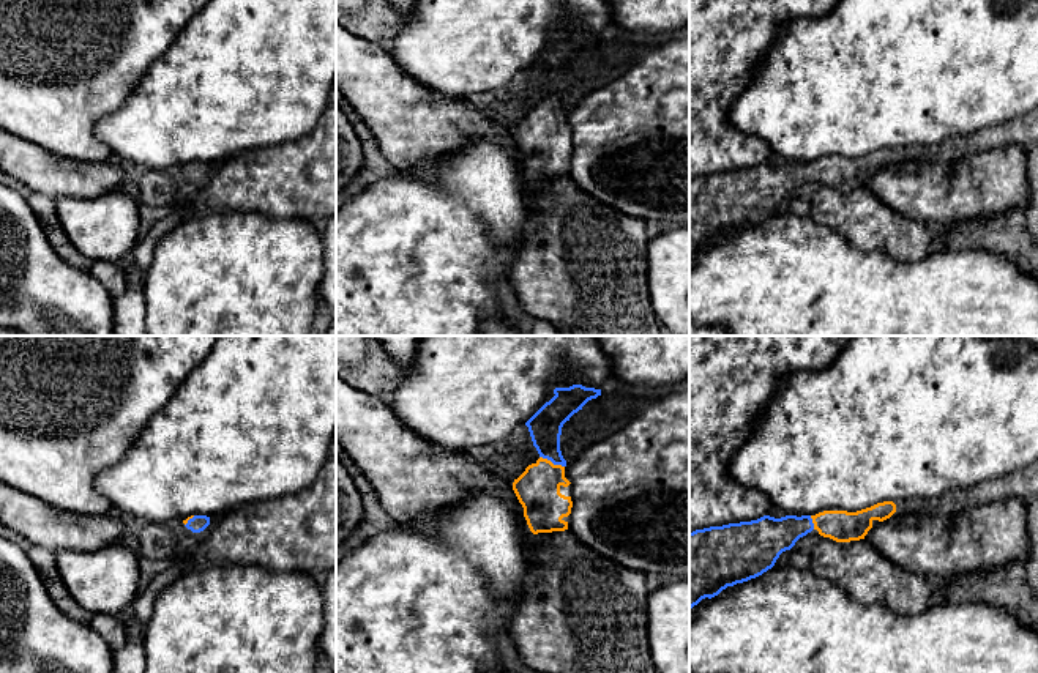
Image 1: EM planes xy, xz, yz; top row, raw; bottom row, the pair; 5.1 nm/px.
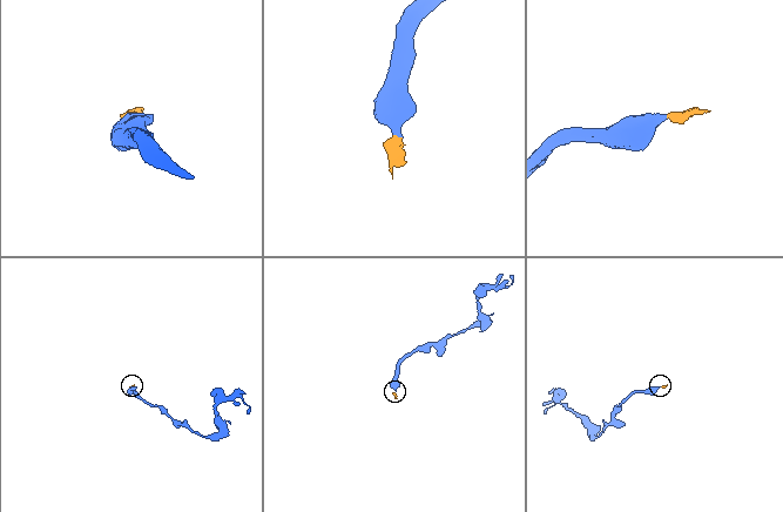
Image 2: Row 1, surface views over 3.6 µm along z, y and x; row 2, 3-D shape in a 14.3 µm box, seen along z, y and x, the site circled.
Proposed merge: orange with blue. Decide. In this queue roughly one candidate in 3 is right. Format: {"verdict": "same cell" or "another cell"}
{"verdict": "same cell"}

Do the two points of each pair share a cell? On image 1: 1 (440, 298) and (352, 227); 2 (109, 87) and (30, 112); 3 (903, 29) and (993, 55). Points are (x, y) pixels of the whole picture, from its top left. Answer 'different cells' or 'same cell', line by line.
1: same cell
2: same cell
3: same cell

